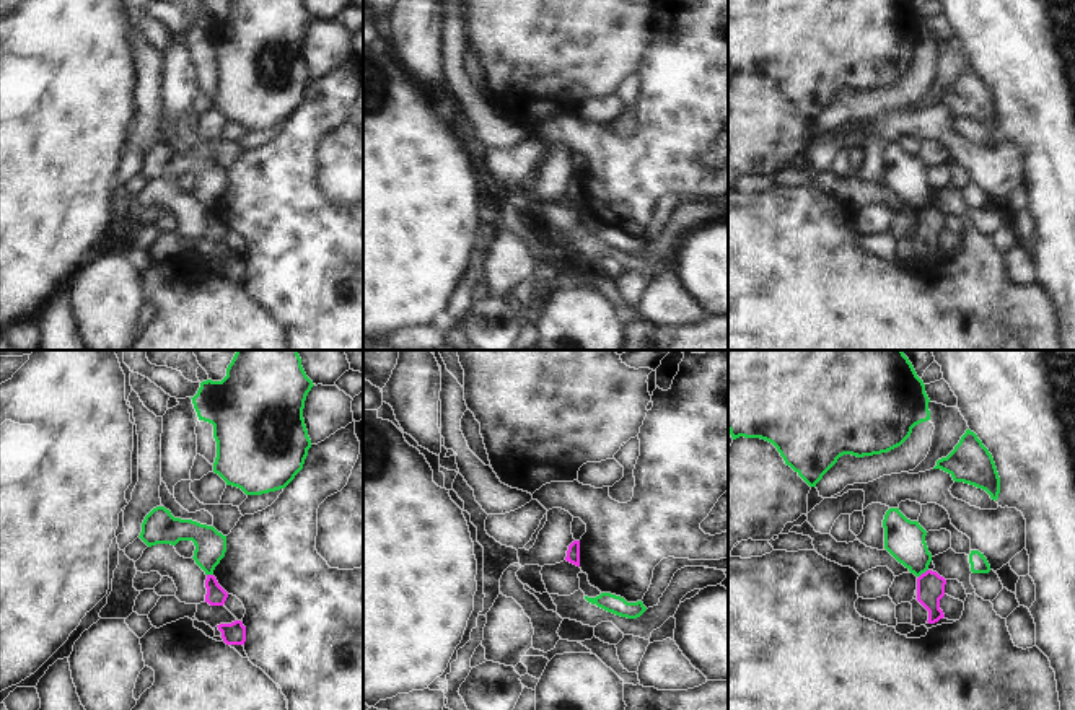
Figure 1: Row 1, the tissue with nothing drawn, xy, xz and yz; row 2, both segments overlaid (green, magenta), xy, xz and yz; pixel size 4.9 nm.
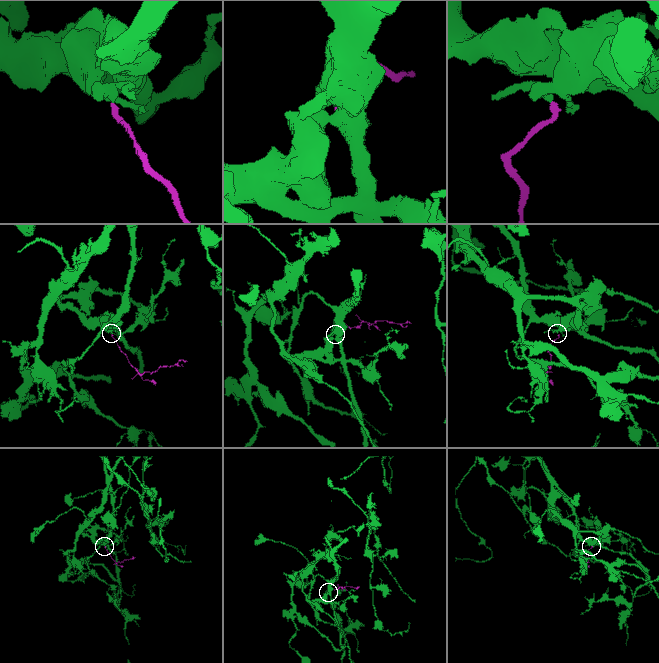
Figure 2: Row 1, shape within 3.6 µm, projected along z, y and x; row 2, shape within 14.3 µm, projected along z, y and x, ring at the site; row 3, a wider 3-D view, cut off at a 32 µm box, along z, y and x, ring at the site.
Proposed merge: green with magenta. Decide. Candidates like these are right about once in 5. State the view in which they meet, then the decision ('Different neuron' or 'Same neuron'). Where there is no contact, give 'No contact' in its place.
Touches green in yz. Different neuron.

